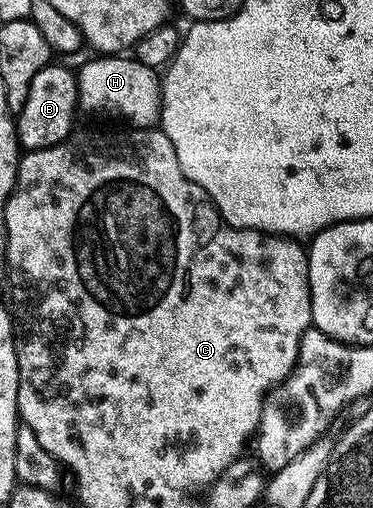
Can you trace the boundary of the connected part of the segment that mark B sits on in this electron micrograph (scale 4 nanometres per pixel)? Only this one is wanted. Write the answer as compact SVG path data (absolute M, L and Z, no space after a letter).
M48 64L33 76L29 96L25 96L25 104L17 116L17 137L24 151L44 150L72 137L71 125L75 122L75 110L79 106L79 80L74 69L55 65Z

